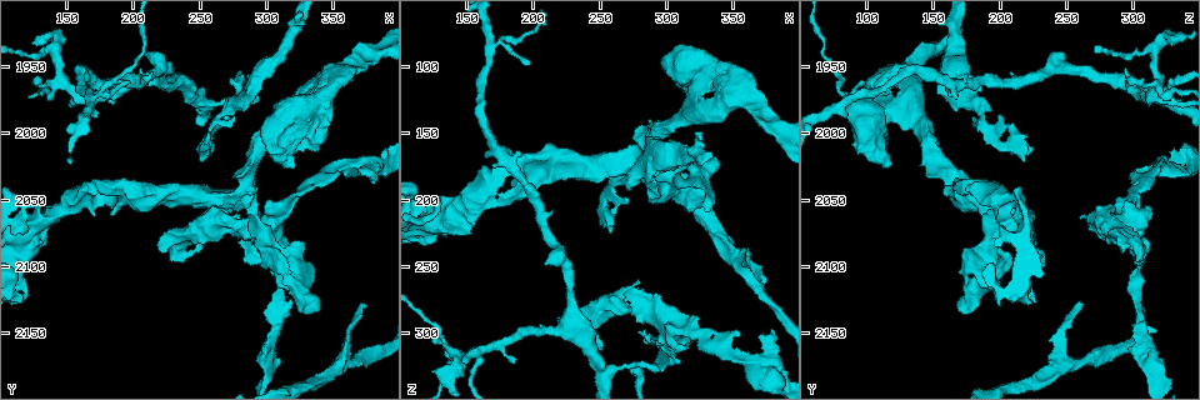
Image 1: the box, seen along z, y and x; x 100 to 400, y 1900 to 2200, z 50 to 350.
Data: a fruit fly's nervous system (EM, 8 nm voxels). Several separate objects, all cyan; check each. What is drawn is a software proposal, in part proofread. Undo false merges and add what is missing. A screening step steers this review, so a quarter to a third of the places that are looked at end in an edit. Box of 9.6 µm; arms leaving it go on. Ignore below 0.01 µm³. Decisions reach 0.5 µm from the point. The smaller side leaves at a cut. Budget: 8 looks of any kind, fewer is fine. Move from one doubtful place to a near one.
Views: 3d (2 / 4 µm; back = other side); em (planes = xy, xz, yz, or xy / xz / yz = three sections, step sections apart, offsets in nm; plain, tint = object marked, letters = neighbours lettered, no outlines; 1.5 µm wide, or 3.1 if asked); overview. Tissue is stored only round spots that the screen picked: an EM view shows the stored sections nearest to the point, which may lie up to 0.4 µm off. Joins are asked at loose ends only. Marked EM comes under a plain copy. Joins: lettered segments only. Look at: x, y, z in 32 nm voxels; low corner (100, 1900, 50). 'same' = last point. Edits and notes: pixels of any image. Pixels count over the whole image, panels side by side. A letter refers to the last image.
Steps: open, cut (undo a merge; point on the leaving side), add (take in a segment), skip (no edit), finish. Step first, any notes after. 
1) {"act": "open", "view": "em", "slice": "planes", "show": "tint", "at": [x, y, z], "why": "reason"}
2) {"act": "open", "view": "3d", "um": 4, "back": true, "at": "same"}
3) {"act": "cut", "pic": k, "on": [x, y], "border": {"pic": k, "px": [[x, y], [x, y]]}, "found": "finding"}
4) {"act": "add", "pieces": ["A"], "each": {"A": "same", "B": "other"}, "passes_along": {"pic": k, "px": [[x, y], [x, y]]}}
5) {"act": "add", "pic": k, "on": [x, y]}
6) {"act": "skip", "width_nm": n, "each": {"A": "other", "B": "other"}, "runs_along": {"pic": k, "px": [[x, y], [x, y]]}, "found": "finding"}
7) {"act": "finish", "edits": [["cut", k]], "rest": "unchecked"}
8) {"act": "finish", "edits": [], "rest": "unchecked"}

{"act": "open", "view": "3d", "um": 2, "back": true, "at": [284, 1974, 168], "why": "closes a loop"}

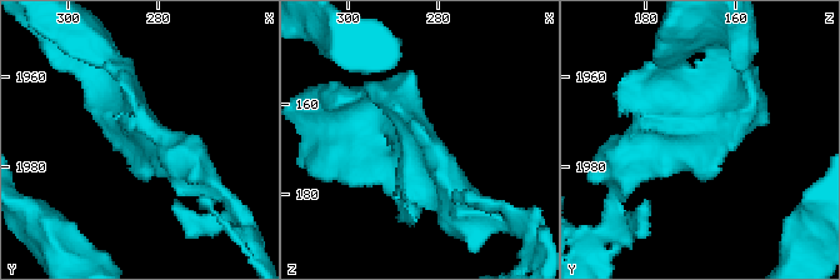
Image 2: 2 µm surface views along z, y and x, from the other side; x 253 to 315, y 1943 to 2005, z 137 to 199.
{"act": "open", "view": "em", "slice": "xy", "step": 8, "show": "letters", "at": [282, 1976, 168]}

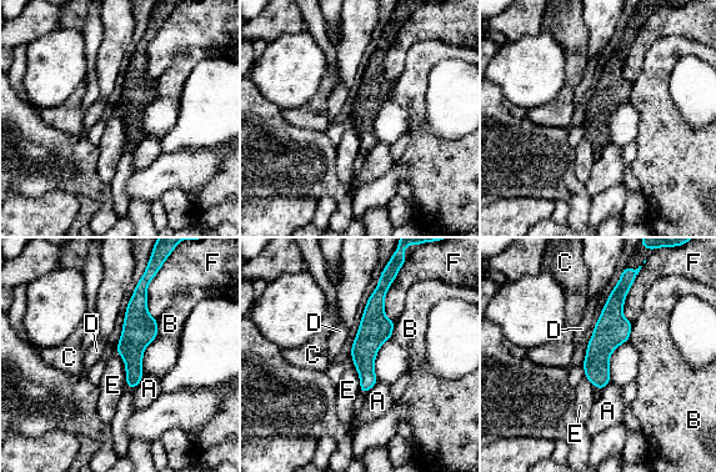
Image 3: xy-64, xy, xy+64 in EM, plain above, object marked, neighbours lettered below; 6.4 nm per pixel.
{"act": "skip", "width_nm": 180, "each": {"A": "other", "B": "other", "C": "other", "D": "other", "E": "other", "F": "other"}, "found": "continuous, no second neuron"}

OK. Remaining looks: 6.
{"act": "open", "view": "3d", "um": 2, "at": [256, 2014, 226], "why": "free end"}

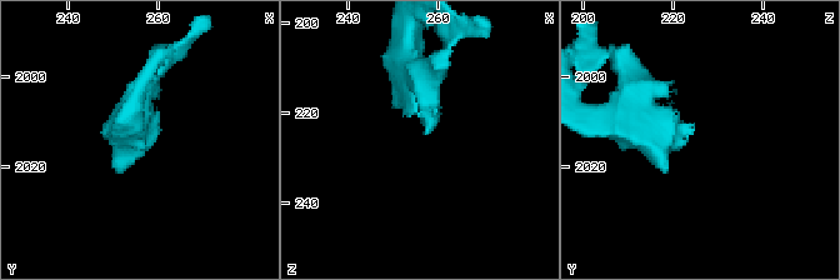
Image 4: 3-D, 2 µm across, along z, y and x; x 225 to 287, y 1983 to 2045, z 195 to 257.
{"act": "open", "view": "em", "slice": "planes", "show": "letters", "at": [257, 2011, 225]}

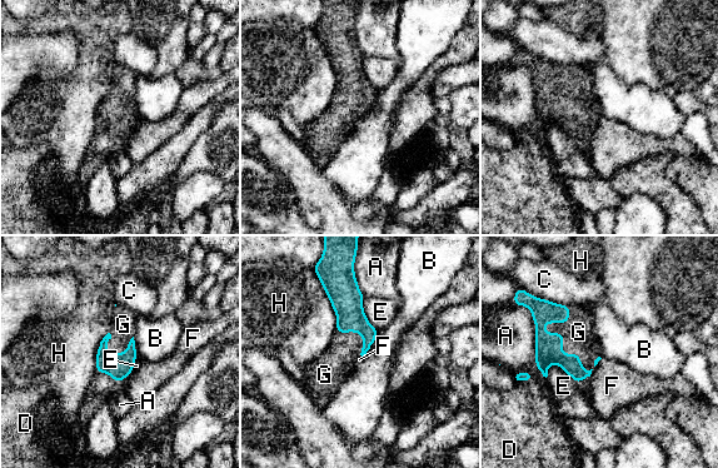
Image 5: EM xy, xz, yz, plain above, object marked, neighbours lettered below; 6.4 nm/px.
{"act": "add", "pieces": ["G"], "longest_contact_nm": ["A", 480], "each": {"A": "other", "B": "other", "C": "other", "D": "other", "E": "other", "F": "other", "G": "same", "H": "other"}, "passes_along": {"pic": 5, "px": [[548, 345], [559, 333], [578, 332]]}, "found": "the neuron continues"}

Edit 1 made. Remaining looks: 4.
{"act": "open", "view": "em", "slice": "planes", "show": "letters", "at": [376, 2130, 262], "why": "tapers out"}

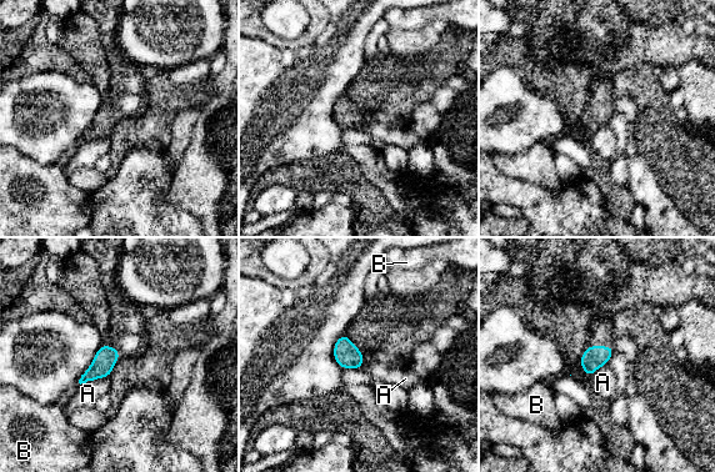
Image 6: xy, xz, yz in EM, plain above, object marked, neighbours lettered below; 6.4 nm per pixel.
{"act": "skip", "each": {"A": "other", "B": "other"}, "border": {"pic": 6, "px": [[109, 376], [94, 378], [80, 385]]}, "found": "no lettered segment goes on from it"}

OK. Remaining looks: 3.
{"act": "finish", "edits": [["add", 5]], "rest": "unchecked"}

